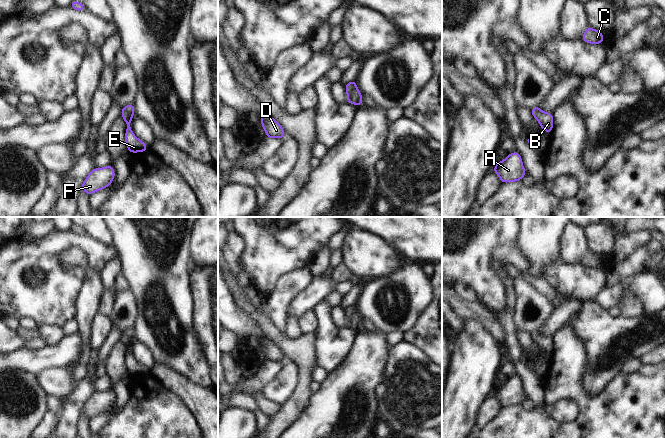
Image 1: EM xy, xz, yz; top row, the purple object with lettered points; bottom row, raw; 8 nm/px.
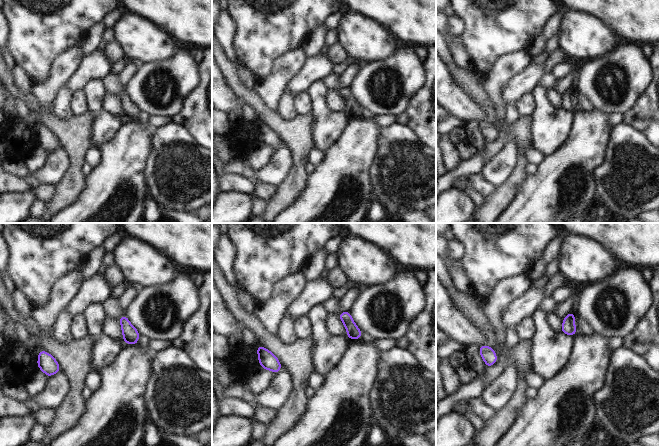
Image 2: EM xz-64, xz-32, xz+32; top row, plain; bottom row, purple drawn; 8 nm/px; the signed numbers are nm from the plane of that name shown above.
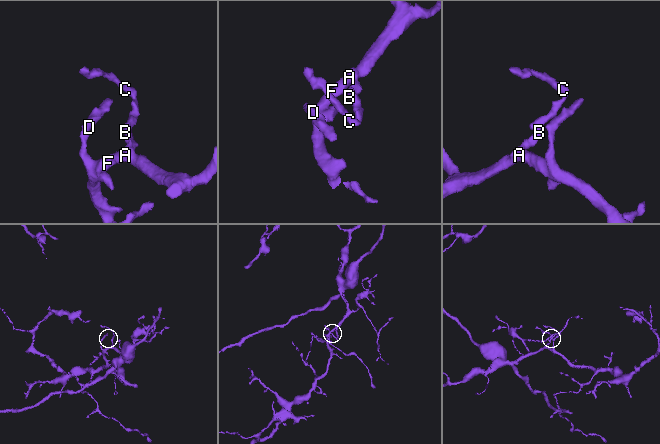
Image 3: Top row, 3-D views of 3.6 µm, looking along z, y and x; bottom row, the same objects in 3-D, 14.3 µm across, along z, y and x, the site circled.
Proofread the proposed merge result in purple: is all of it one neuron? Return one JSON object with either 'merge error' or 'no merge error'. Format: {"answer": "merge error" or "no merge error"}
{"answer": "no merge error"}

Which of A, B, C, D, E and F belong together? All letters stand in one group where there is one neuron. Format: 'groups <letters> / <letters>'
groups A B C D E F

